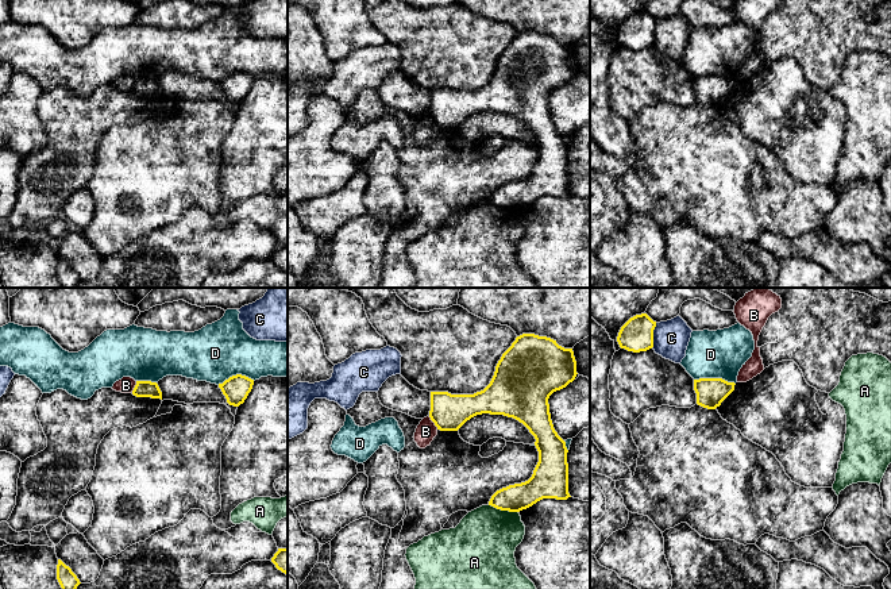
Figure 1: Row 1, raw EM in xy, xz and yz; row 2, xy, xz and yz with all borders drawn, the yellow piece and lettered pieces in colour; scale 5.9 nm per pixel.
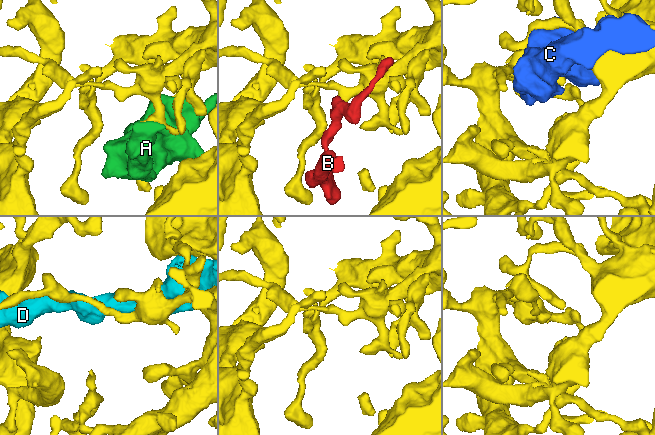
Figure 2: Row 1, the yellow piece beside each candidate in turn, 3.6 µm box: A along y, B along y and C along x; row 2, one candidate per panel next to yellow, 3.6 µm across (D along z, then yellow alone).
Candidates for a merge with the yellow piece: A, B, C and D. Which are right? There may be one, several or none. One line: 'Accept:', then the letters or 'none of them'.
Accept: B

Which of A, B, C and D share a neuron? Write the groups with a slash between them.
A / B / C / D

